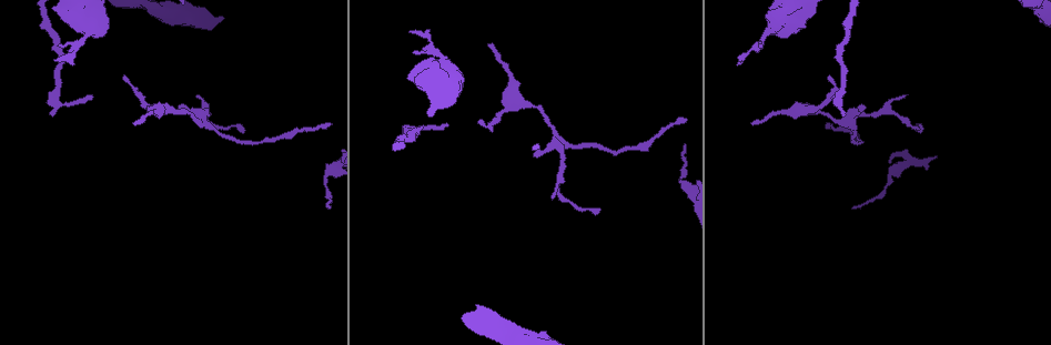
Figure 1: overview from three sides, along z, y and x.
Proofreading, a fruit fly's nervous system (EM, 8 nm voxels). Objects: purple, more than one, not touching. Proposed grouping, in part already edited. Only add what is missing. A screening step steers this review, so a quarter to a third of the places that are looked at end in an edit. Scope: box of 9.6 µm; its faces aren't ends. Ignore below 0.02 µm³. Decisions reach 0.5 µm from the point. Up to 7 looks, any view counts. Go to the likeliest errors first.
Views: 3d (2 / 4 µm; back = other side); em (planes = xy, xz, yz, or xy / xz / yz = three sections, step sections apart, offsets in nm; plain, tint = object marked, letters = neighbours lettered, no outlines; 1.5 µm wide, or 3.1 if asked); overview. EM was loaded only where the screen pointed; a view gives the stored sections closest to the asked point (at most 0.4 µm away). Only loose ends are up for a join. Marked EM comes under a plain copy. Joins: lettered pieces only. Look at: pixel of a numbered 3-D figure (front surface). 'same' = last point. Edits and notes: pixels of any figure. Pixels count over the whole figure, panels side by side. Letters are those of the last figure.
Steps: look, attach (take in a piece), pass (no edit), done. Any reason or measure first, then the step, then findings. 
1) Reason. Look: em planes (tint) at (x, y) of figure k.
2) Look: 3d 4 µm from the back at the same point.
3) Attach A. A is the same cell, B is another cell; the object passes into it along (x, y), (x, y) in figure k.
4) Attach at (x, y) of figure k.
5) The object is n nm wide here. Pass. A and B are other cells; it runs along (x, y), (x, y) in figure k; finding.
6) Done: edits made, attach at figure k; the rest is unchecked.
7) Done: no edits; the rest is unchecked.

Tapers out. Look: em xz step 8 (tint) at (59, 44) of figure 1.

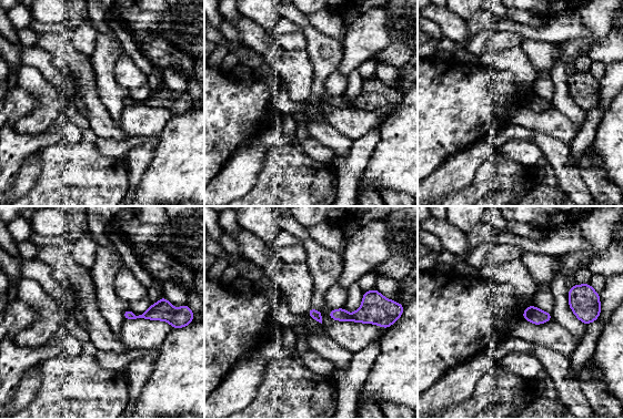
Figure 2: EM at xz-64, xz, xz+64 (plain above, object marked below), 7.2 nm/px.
Cut it another way. Look: em planes (letters) at the same point.

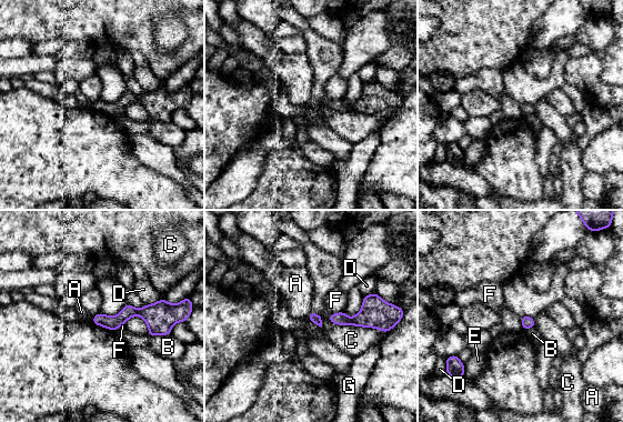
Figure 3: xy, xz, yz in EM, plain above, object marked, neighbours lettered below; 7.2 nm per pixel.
Pass. A, B, C, D, E, F and G are other cells; a border runs along (93, 315), (91, 321) in figure 3; none of them fits.

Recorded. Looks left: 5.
Thin end. Look: em xy step 8 (letters) at (534, 156) of figure 1.

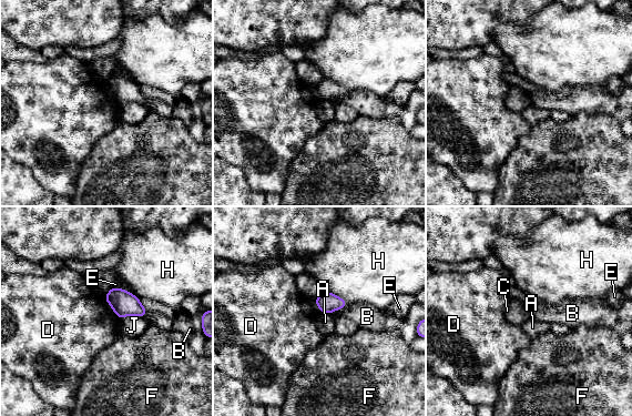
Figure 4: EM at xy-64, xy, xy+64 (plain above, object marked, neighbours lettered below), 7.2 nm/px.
Look: em planes (letters) at the same point.

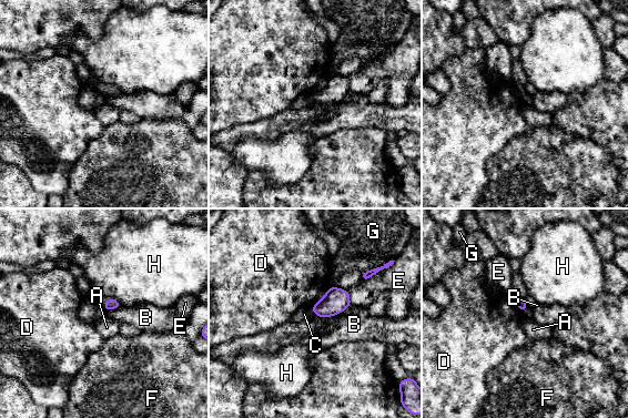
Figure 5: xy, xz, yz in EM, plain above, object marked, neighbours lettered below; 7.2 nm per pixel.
The longest contact is with D, 220 nm. Pass. A, B, C, D, E, F, G and H are other cells; a border runs along (107, 298), (113, 298), (122, 305) in figure 5; no lettered piece goes on from it.

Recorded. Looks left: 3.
Tapers out. Look: 3d 4 µm at (488, 45) of figure 1.

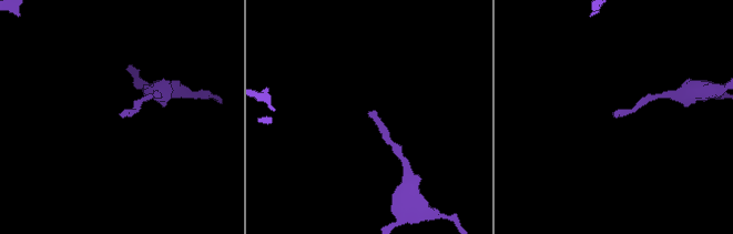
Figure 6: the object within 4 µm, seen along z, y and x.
Look: em planes (letters) at (123, 117) of figure 6.

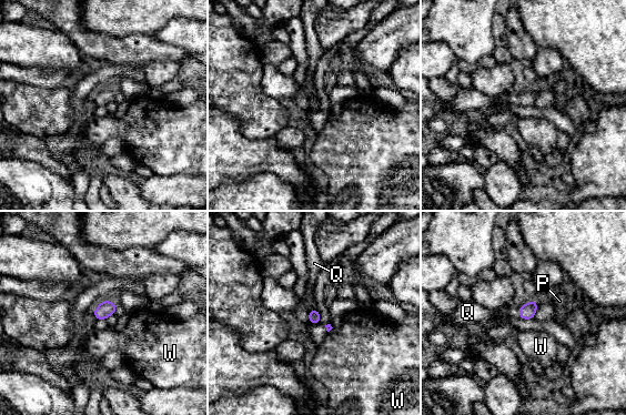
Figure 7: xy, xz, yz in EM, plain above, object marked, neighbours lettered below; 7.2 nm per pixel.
Attach Q. Q is the same cell, P and W are other cells; the object passes into it along (526, 312), (520, 312), (511, 311) in figure 7; the neuron continues.

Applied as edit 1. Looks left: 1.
Done: edits made, attach at figure 7; the rest is unchecked.

